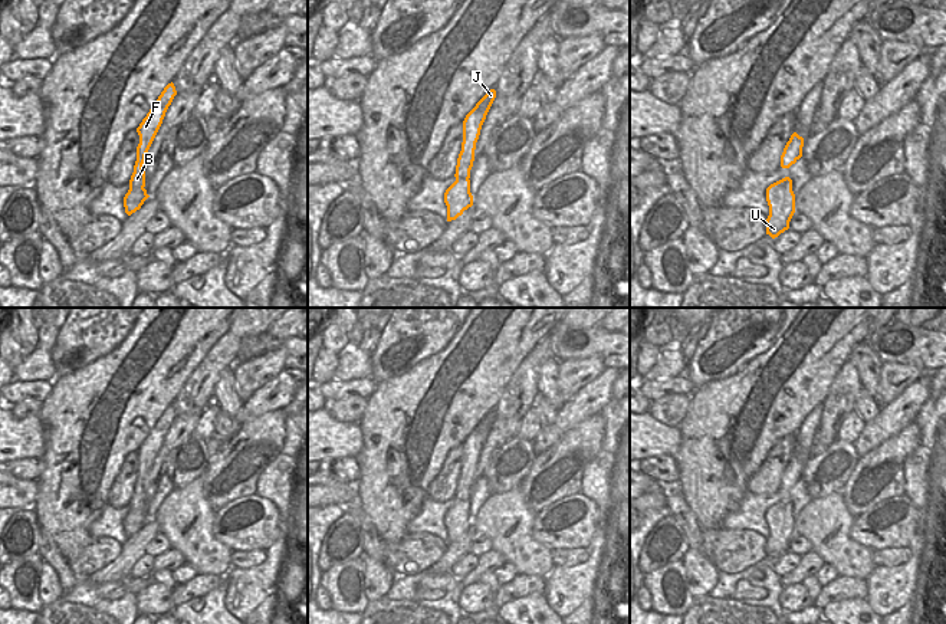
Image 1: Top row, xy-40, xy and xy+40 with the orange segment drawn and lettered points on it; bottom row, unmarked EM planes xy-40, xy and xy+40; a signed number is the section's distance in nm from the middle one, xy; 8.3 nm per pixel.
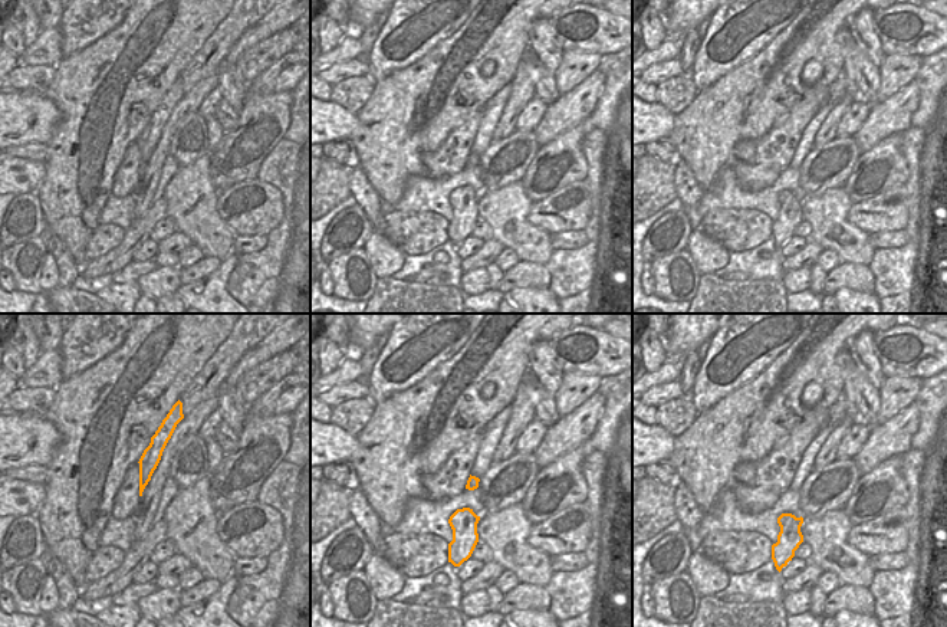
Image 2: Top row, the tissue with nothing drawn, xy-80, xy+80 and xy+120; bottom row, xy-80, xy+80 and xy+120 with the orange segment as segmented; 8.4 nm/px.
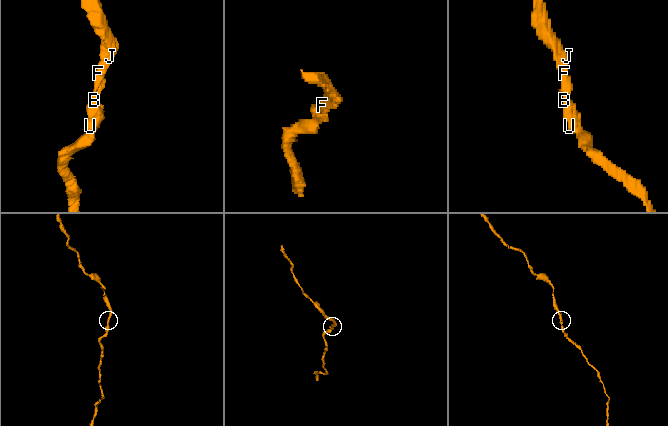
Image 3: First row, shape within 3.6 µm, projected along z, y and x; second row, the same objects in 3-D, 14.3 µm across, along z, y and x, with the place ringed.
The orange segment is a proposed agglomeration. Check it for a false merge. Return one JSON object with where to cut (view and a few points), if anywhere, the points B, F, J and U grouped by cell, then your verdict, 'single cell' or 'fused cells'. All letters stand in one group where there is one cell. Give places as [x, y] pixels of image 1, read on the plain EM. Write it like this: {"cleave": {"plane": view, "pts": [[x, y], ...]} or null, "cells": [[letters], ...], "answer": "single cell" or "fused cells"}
{"cleave": null, "cells": [["B", "F", "J", "U"]], "answer": "single cell"}

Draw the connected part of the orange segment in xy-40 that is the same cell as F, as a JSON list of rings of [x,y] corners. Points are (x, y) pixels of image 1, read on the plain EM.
[[[171,404],[164,410],[161,417],[155,423],[155,426],[151,428],[147,439],[142,441],[142,444],[137,450],[137,454],[139,457],[139,466],[137,469],[137,483],[134,487],[134,495],[129,502],[129,512],[124,519],[124,529],[128,538],[139,532],[144,523],[150,519],[147,516],[147,512],[144,510],[145,509],[145,493],[142,490],[142,486],[162,446],[165,434],[168,428],[171,427],[175,417],[177,417],[175,408]]]

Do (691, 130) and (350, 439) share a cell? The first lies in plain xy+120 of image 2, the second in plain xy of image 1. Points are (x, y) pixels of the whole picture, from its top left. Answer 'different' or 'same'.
different

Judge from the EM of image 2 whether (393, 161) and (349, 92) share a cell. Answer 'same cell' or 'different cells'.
different cells

